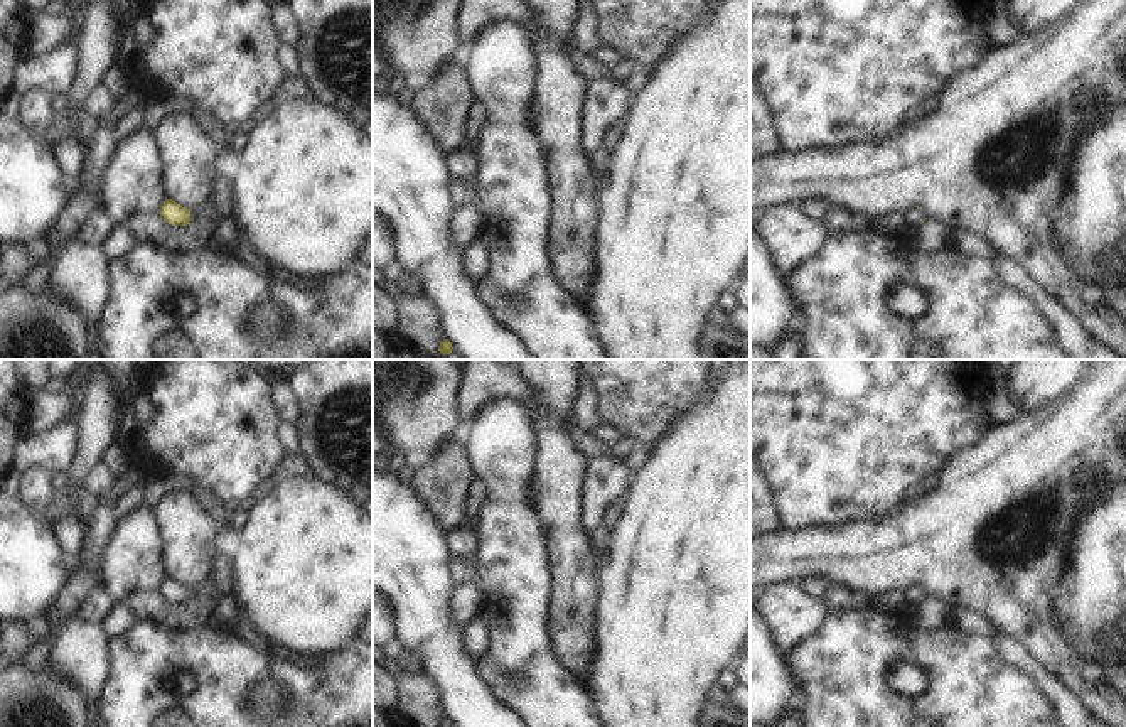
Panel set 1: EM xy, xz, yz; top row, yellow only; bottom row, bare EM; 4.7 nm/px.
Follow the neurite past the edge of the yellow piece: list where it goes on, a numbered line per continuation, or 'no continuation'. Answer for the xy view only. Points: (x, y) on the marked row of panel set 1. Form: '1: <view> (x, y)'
1: xy (206, 210).

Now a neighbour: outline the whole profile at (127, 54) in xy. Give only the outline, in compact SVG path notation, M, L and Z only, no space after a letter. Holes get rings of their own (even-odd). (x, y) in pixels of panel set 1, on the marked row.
M123 17L120 24L121 40L120 40L115 67L131 66L138 59L138 47L133 44L131 32L133 32L133 25L130 22L130 17Z

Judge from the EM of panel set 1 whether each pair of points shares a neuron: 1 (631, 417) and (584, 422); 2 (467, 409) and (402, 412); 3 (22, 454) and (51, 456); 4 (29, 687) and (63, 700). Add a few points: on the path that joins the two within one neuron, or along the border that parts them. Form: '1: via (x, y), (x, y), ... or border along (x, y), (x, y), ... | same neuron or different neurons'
1: border along (590, 382), (597, 397), (597, 414), (602, 420) | different neurons
2: border along (464, 376), (459, 387), (462, 425) | different neurons
3: via (29, 454), (44, 454) | same neuron
4: via (37, 695), (54, 700) | same neuron

